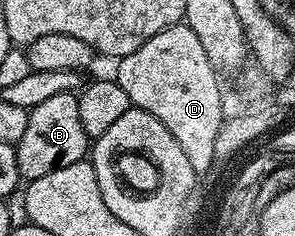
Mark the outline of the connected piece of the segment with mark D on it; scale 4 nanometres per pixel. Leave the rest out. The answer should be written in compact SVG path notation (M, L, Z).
M186 24L171 26L158 36L150 36L142 48L115 63L114 81L126 92L129 103L142 112L150 112L178 140L190 168L204 176L216 162L214 144L219 128L226 119L224 102L220 99L218 71L206 60L206 48Z

